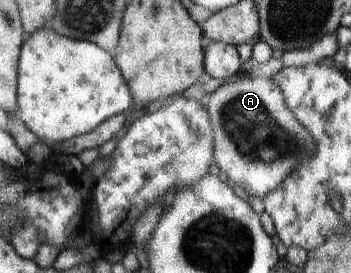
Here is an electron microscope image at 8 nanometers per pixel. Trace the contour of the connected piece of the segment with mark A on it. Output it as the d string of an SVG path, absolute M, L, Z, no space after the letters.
M238 76L211 92L209 98L206 108L214 133L215 163L221 171L221 177L243 196L253 195L263 199L295 166L316 153L315 138L294 118L283 92L272 79Z

